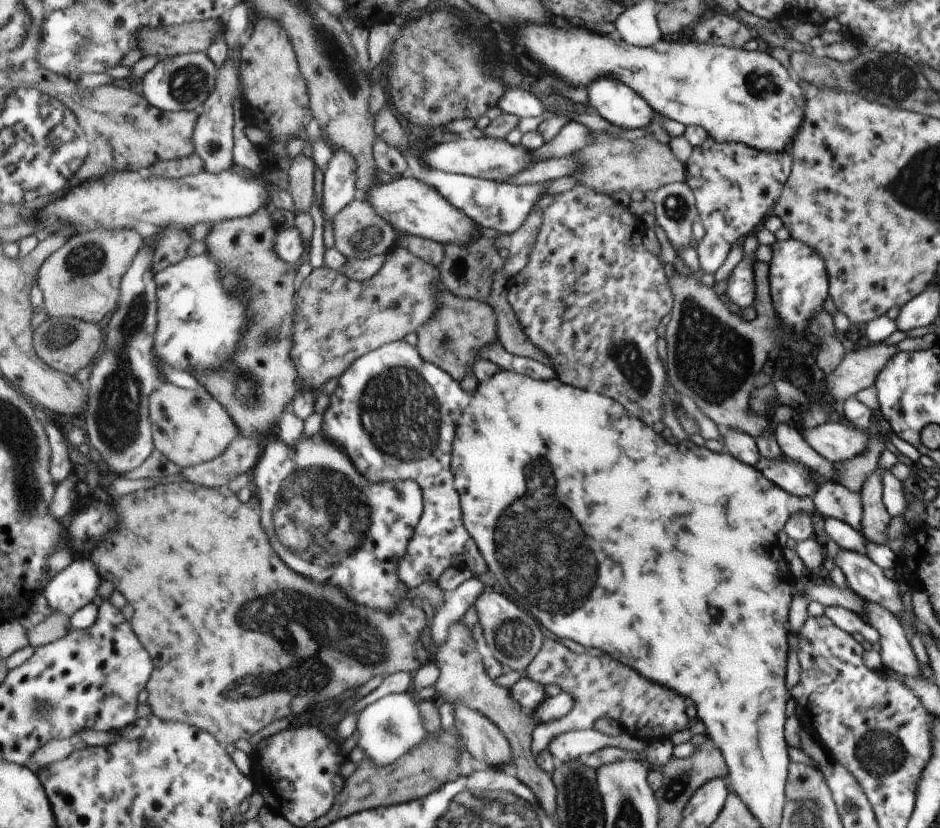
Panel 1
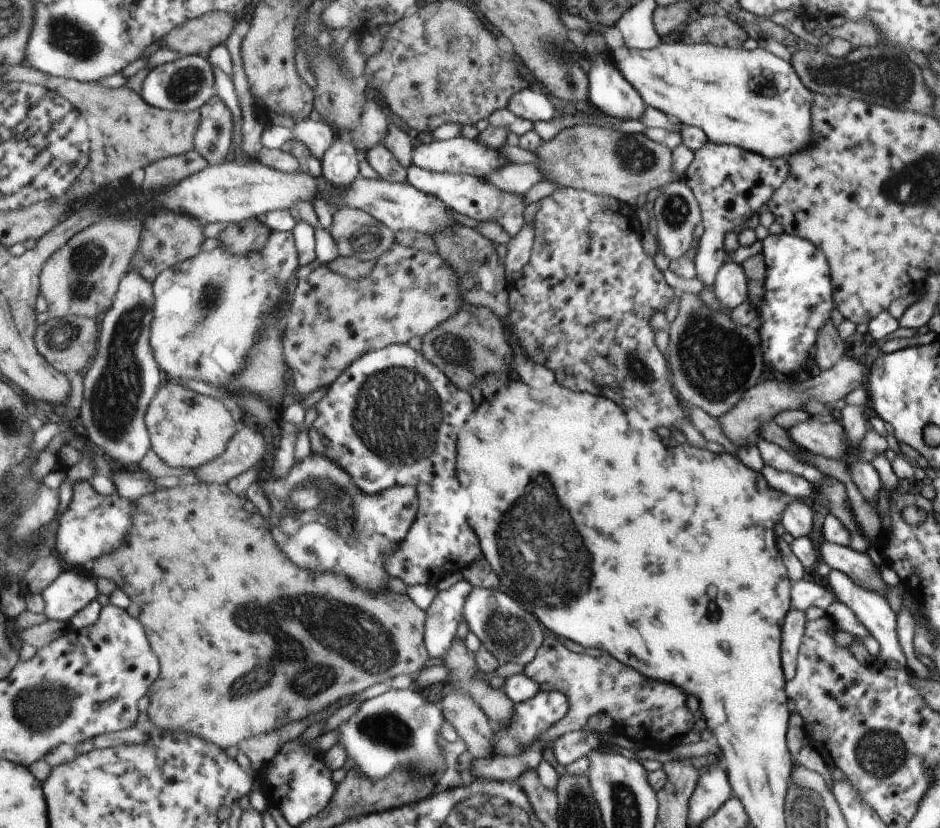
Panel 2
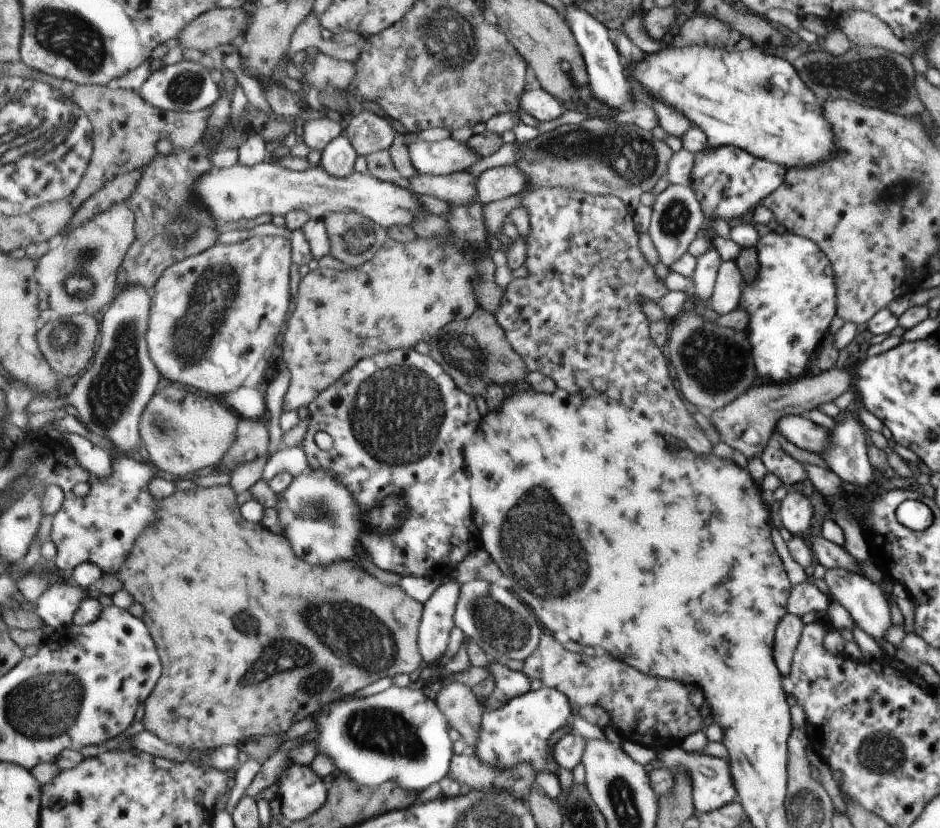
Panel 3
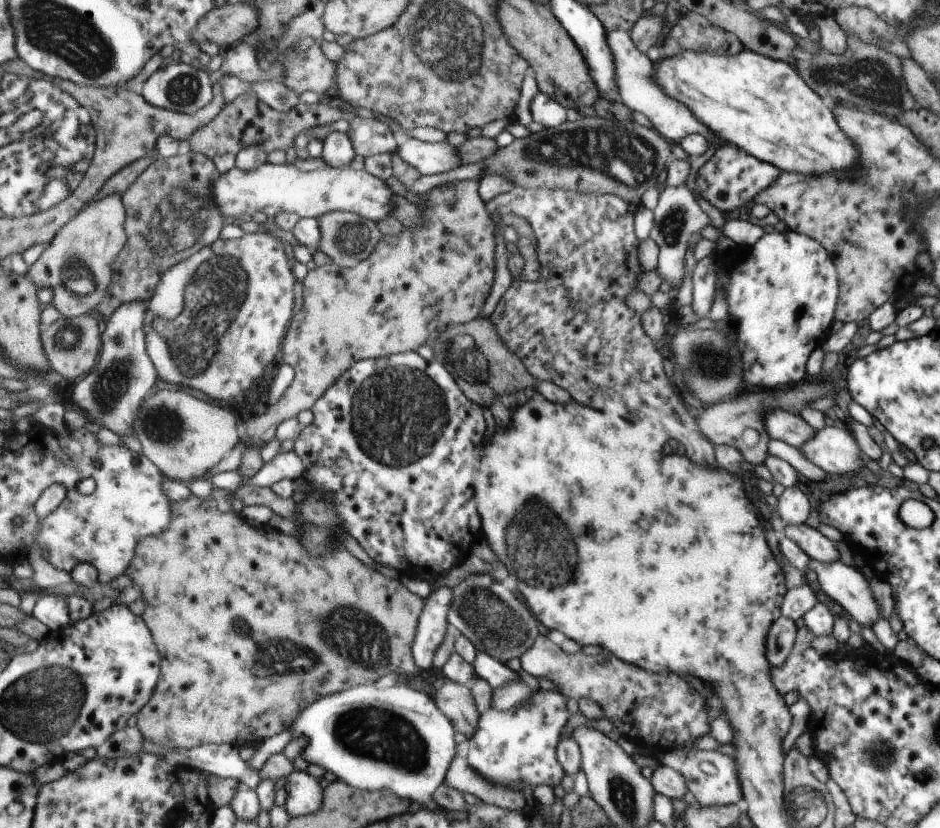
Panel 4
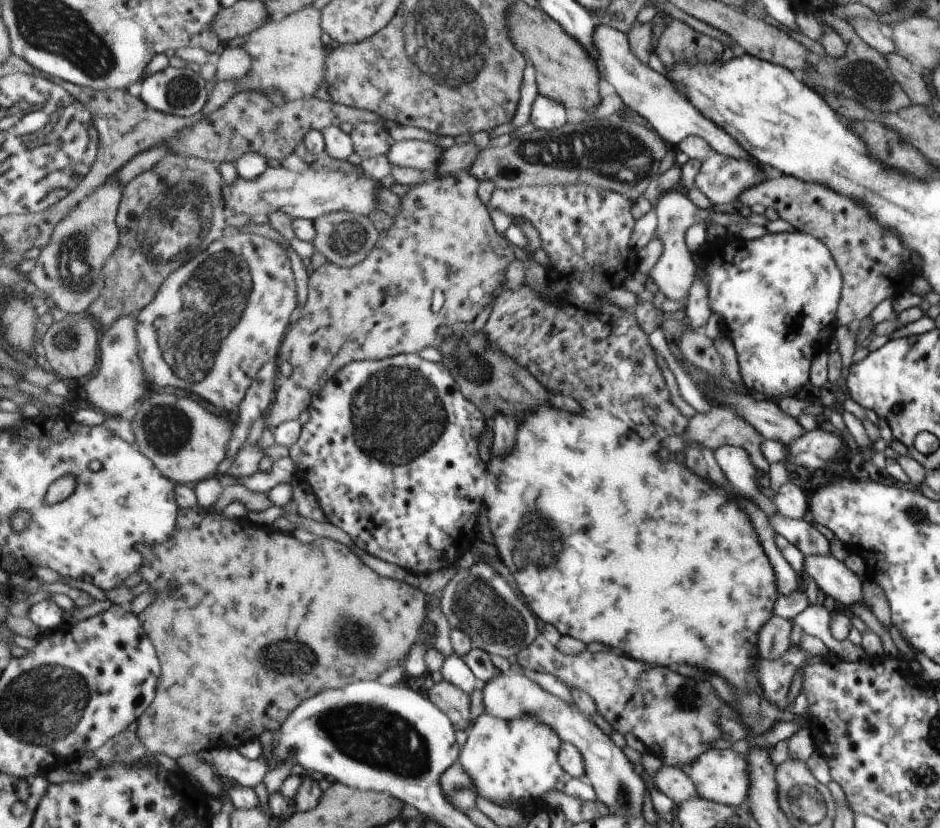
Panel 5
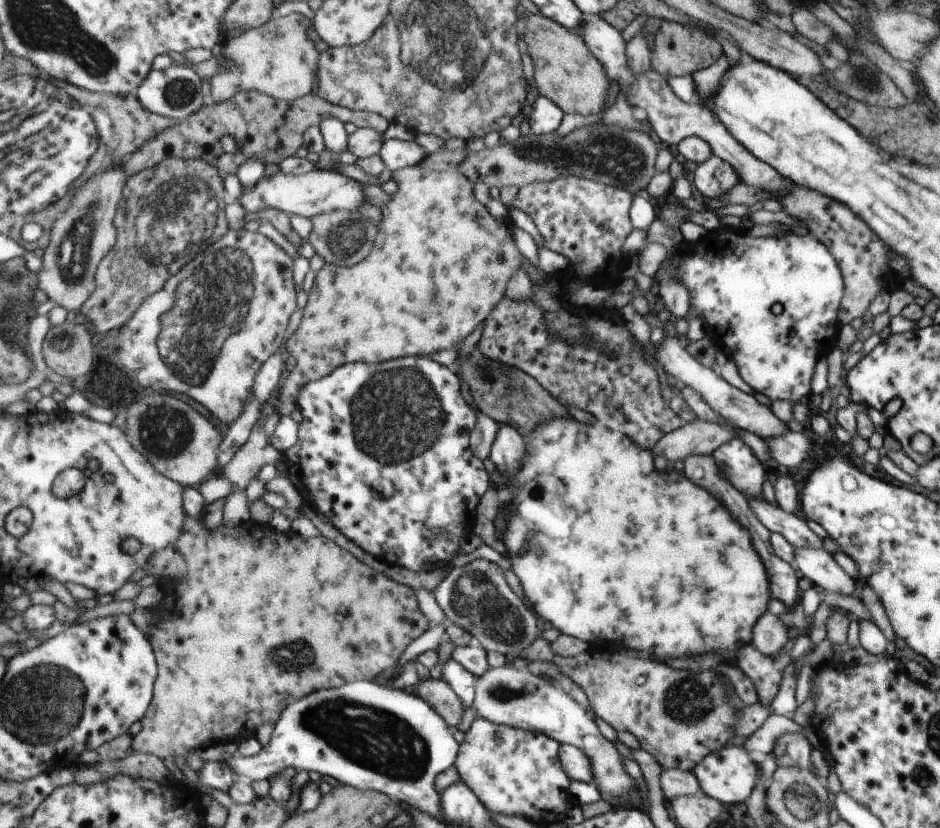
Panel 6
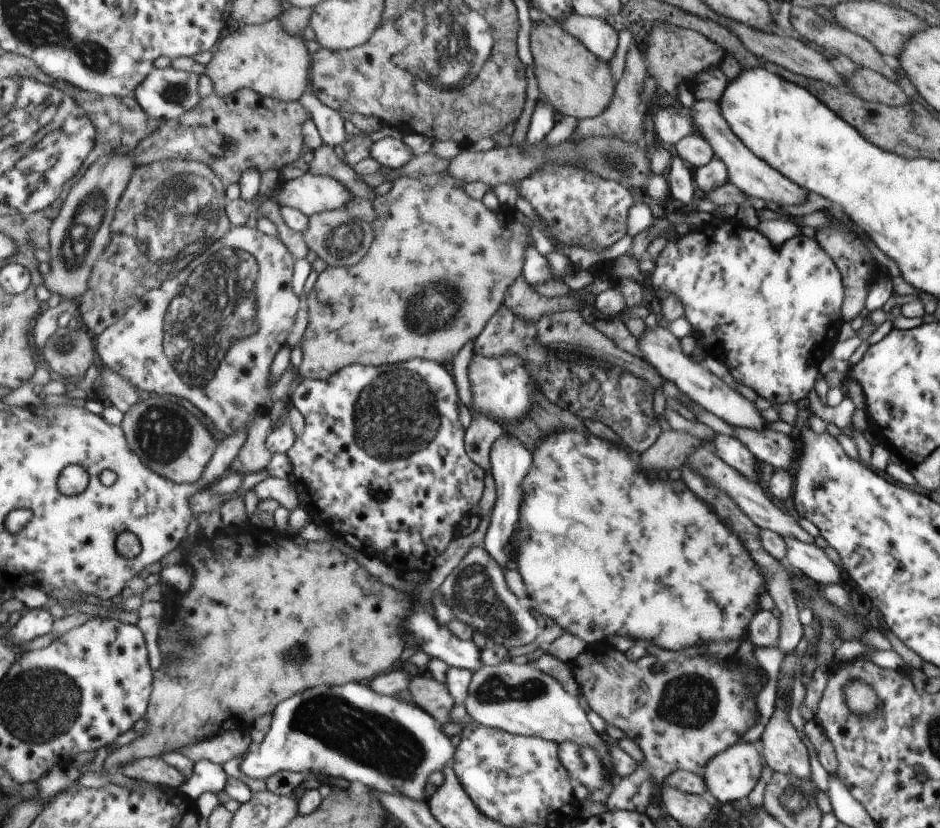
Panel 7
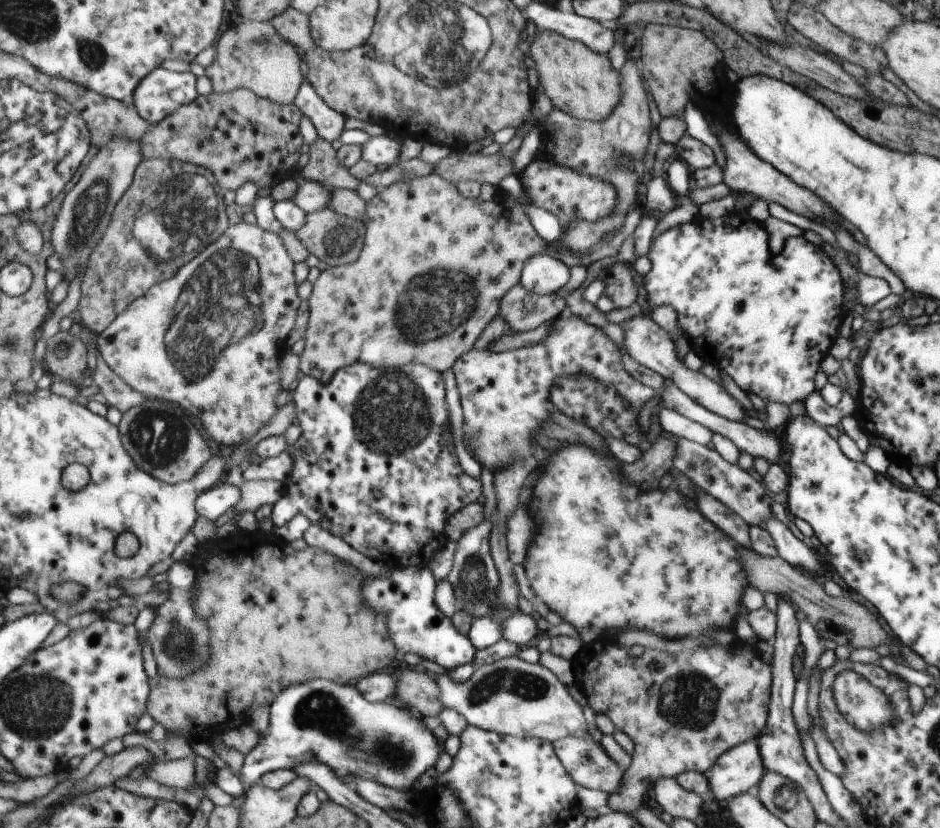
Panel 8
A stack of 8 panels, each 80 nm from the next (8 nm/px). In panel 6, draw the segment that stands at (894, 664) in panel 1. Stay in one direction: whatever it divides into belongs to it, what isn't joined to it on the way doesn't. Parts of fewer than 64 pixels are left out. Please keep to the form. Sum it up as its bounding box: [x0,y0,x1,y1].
[791,548,855,596]

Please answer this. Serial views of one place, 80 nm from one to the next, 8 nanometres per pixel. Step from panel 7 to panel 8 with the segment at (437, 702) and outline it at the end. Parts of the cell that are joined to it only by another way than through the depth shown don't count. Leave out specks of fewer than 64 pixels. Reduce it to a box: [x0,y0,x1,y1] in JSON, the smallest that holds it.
[396,669,445,718]

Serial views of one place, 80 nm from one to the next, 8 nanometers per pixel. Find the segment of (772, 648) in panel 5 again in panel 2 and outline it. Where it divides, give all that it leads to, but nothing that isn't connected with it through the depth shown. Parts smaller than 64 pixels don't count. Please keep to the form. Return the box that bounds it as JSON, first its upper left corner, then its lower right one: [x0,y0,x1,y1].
[780,610,806,680]

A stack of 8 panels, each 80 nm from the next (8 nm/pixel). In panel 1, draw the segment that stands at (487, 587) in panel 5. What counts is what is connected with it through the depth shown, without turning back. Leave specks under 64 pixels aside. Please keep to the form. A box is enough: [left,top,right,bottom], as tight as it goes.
[473,588,544,672]

